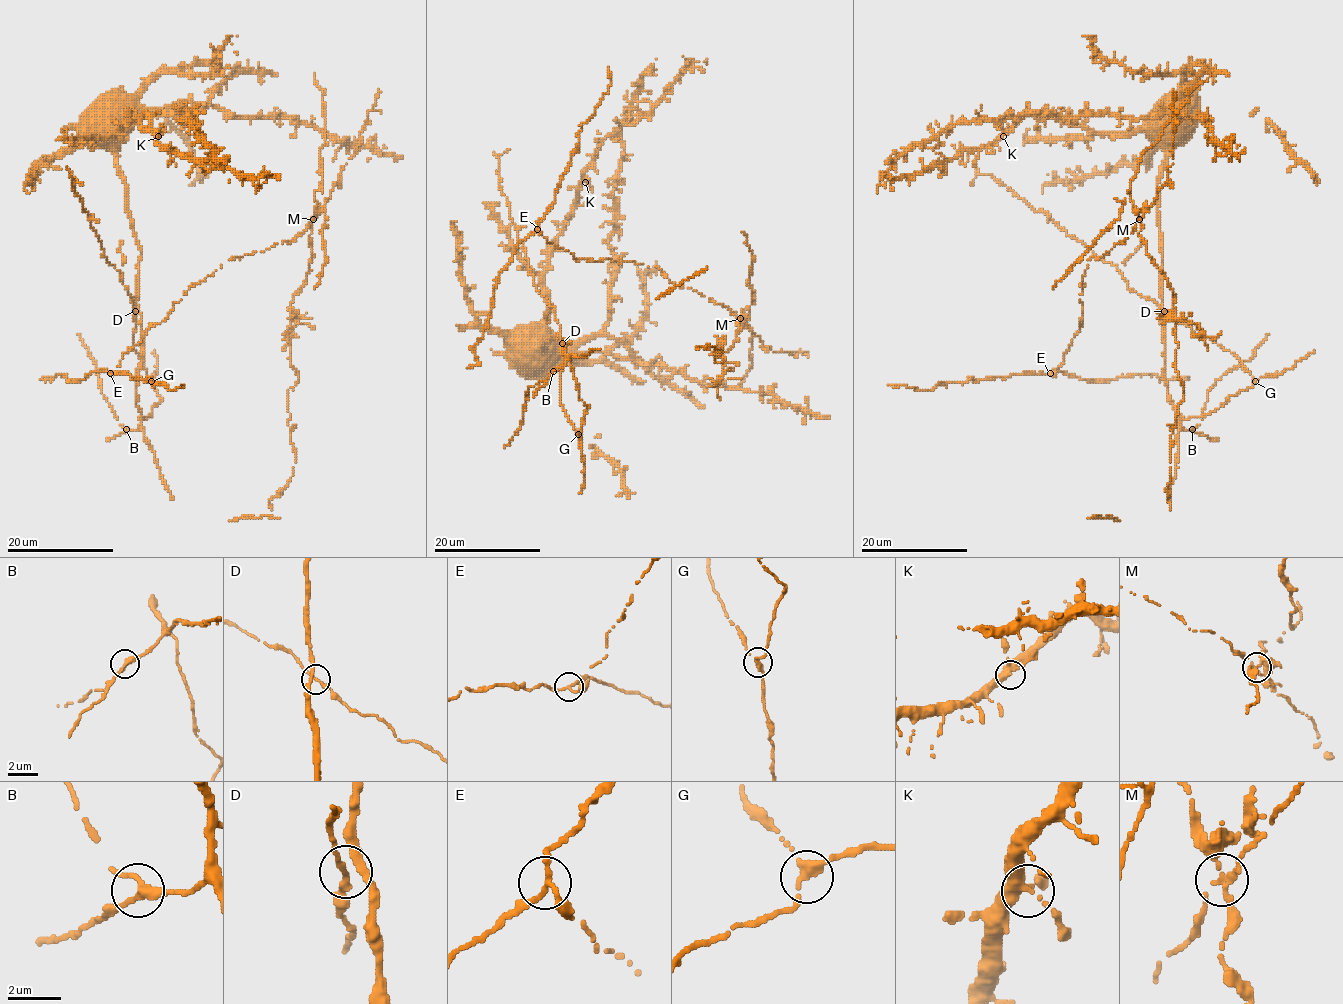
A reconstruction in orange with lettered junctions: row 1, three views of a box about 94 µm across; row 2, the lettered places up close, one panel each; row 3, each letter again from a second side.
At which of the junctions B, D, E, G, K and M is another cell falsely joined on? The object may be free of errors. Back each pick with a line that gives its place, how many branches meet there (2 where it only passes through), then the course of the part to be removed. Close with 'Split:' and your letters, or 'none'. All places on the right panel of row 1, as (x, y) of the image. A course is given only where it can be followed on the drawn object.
M: (1139, 219) | 4 | (1139, 219), (1139, 236), (1145, 252), (1173, 292), (1175, 367), (1184, 387), (1169, 439), (1169, 509)
Split: M

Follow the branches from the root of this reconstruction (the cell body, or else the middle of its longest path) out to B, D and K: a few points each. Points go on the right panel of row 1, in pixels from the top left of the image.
B: (1163, 114), (1156, 116), (1156, 140), (1165, 151), (1157, 183), (1163, 379), (1179, 424), (1192, 429)
D: (1163, 114), (1156, 116), (1156, 140), (1165, 151), (1164, 167), (1157, 183), (1164, 311)
K: (1163, 114), (1152, 111), (1144, 126), (1132, 132), (1092, 131), (1024, 115), (1003, 136)

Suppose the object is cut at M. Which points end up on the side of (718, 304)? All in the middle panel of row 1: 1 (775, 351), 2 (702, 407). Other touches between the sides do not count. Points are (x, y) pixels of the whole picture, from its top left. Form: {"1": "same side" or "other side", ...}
{"1": "same side", "2": "same side"}

